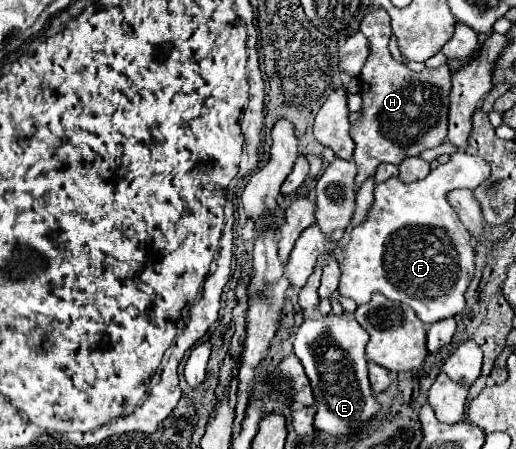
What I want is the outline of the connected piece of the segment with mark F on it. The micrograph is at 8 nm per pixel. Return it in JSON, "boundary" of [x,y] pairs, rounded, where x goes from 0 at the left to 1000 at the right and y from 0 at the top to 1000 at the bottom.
{"boundary":[[[886,336],[874,345],[874,359],[843,372],[824,399],[804,408],[781,408],[762,394],[727,412],[727,448],[707,492],[680,510],[680,537],[669,563],[669,586],[661,590],[661,626],[657,653],[680,661],[684,670],[715,675],[723,653],[742,653],[758,670],[789,675],[808,706],[835,724],[843,715],[882,706],[901,684],[901,644],[917,621],[917,541],[909,514],[886,488],[886,474],[866,452],[866,430],[878,421],[921,421],[948,394],[948,367],[901,336]]]}

